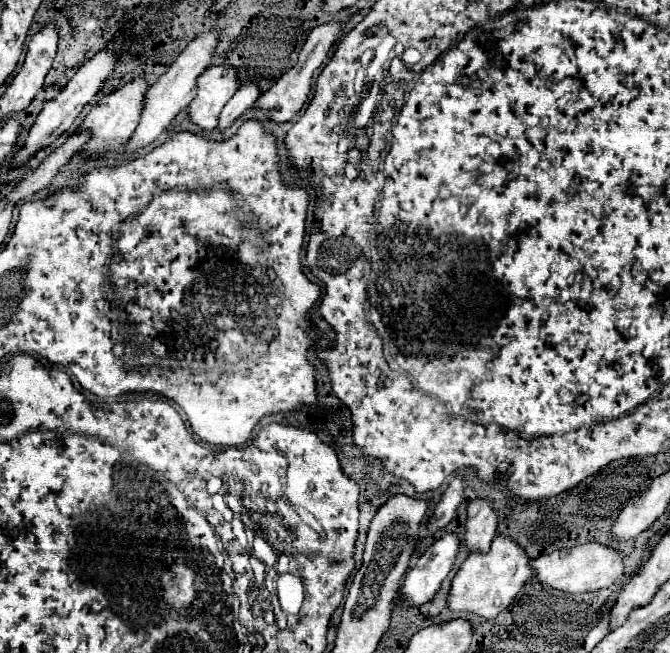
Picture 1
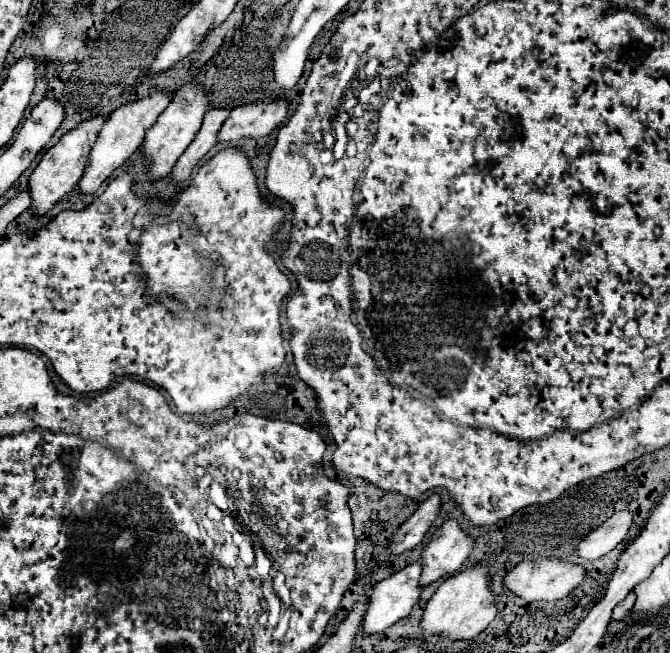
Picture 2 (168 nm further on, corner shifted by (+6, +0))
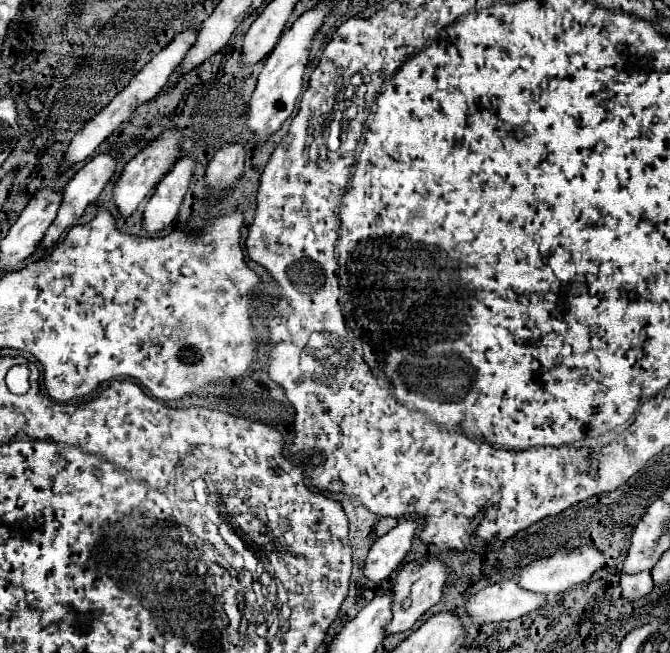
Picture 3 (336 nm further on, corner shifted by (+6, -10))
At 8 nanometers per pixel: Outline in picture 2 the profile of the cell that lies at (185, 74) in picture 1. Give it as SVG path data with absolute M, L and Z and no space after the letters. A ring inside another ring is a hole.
M156 92L148 98L128 102L126 106L120 106L118 110L114 110L110 114L104 128L100 130L100 138L96 140L96 144L92 148L92 156L88 156L88 168L84 170L84 176L78 180L78 192L80 194L94 194L100 190L104 180L108 180L108 176L116 168L120 168L140 148L146 130L156 122L156 118L164 112L164 108L170 104L170 100L172 98L168 94Z

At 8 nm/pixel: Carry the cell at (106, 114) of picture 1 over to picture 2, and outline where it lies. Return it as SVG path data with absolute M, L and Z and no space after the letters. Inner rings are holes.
M96 116L92 120L82 122L76 130L70 130L68 134L64 134L60 138L60 142L56 146L52 146L42 156L42 160L38 162L38 166L34 168L34 172L28 180L28 192L30 192L30 198L32 198L32 206L30 206L32 216L44 216L56 202L60 202L70 190L74 190L76 182L80 180L80 176L84 172L84 166L88 162L88 154L90 154L94 142L96 142L104 122L106 122L104 116Z

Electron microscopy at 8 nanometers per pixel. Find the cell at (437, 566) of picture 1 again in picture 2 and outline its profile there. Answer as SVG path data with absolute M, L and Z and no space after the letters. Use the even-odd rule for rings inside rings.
M420 560L404 570L380 580L372 588L368 610L362 622L364 636L384 632L398 620L406 618L414 604L420 600Z

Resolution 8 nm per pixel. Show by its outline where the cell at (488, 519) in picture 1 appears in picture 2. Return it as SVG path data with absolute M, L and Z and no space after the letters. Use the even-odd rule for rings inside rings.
M446 520L422 550L420 588L458 572L472 552L472 538L458 528L456 520Z

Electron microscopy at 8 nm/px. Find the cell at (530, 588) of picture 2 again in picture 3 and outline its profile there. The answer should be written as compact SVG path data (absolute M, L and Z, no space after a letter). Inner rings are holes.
M514 580L486 586L474 594L466 606L474 622L500 622L526 616L546 606L548 596L520 588Z

